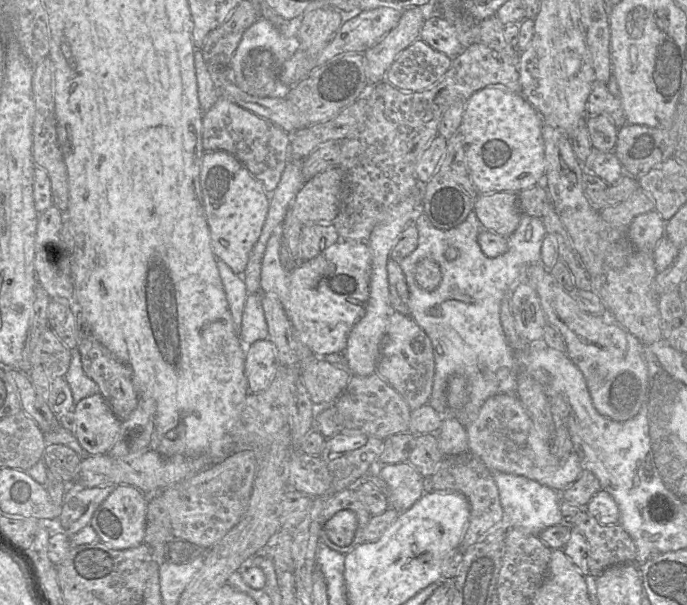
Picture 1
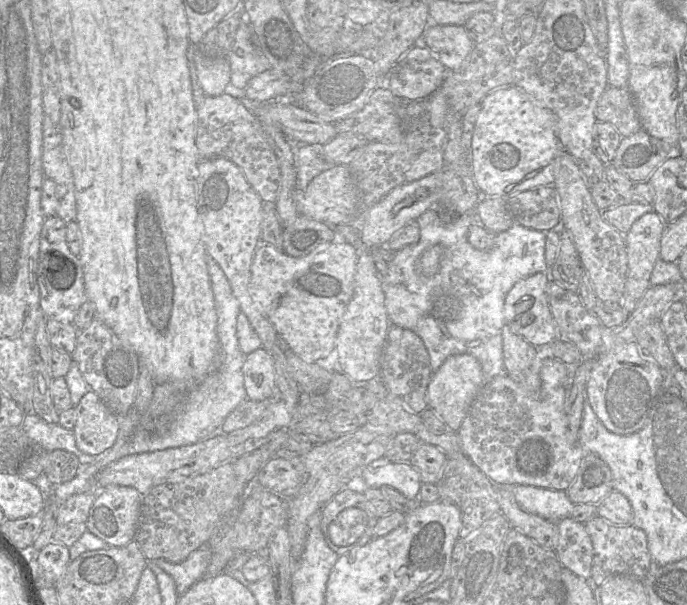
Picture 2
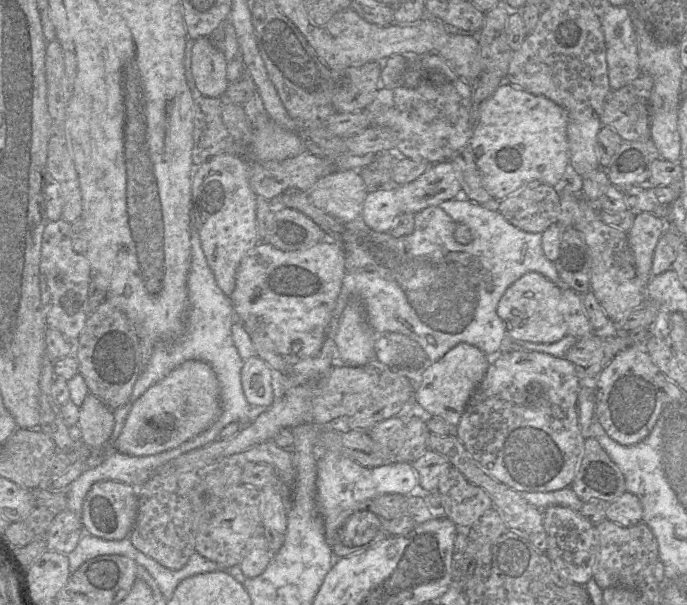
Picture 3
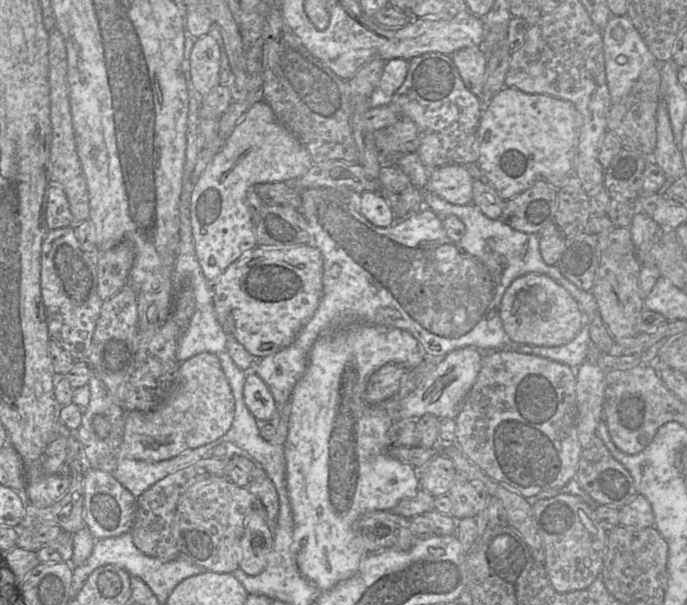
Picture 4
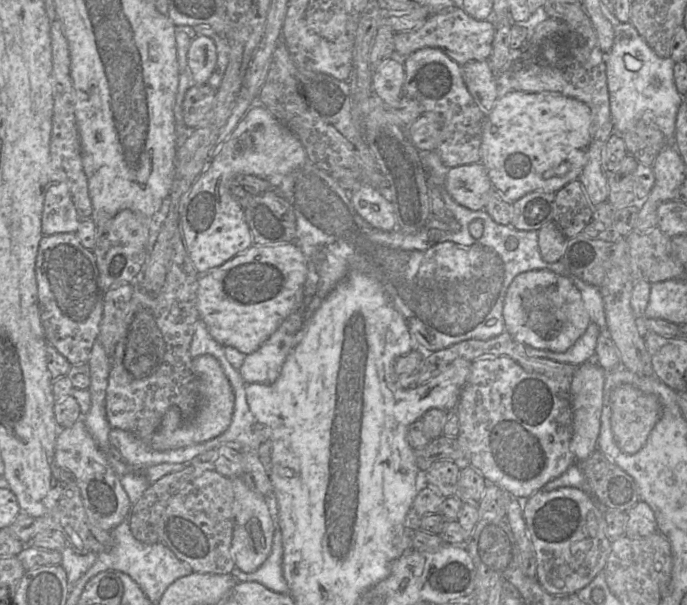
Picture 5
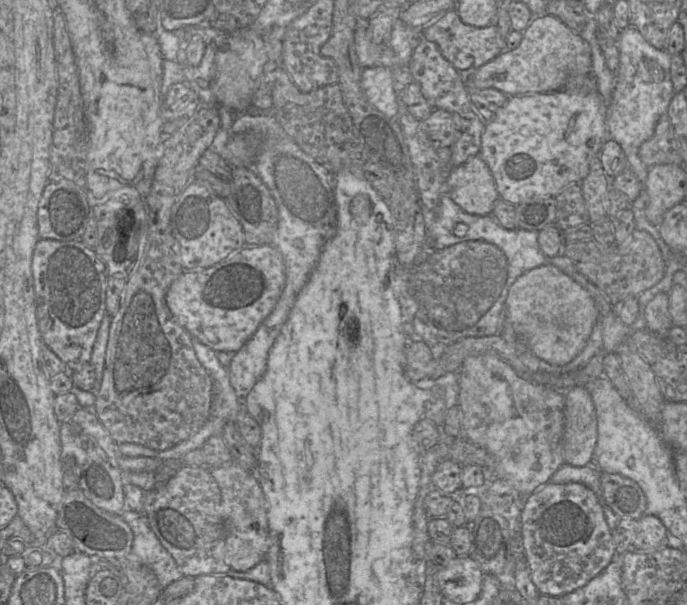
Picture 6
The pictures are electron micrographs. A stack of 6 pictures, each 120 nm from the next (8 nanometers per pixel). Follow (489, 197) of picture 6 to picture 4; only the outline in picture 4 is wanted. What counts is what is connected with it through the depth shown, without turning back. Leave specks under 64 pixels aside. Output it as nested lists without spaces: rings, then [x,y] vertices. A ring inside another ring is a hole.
[[[461,164],[430,169],[427,188],[453,204],[466,205],[473,201],[472,178]]]

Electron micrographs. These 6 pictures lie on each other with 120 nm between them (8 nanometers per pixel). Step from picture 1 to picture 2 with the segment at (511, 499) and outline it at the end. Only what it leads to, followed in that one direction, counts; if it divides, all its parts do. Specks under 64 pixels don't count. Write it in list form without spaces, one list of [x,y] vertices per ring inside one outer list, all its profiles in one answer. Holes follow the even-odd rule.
[[[514,485],[511,490],[522,509],[552,522],[570,517],[575,505],[568,498],[567,491],[528,485]]]

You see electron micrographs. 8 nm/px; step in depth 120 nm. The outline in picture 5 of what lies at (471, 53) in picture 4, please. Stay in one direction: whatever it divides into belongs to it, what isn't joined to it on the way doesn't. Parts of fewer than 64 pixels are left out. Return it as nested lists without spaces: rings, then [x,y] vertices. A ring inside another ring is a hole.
[[[489,60],[469,61],[461,69],[468,91],[485,113],[489,113],[498,99],[498,78]]]

